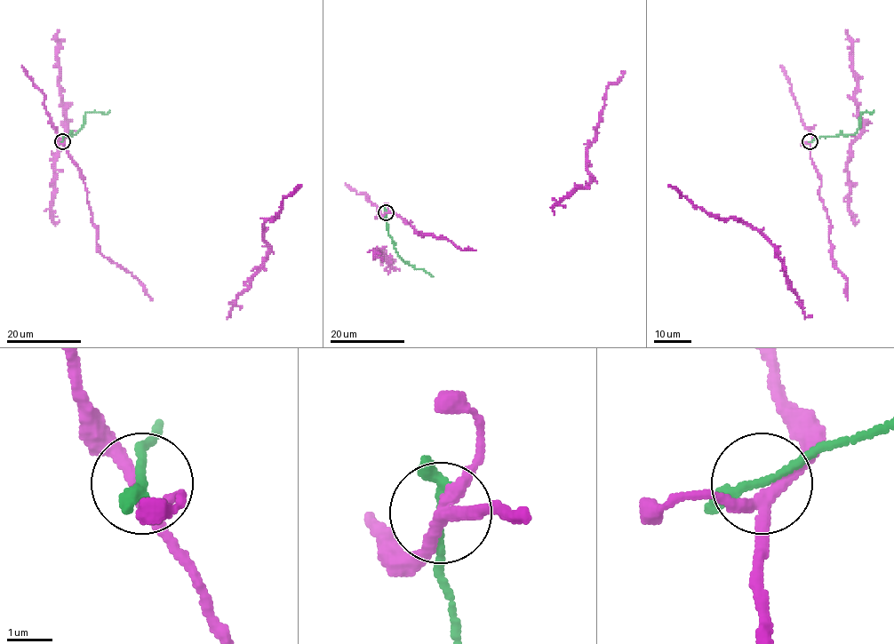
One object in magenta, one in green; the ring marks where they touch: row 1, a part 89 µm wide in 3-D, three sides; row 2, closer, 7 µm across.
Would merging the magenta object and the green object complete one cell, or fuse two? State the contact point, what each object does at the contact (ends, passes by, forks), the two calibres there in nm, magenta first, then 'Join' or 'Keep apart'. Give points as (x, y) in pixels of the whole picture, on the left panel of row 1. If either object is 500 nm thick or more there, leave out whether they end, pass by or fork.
Place: (62, 141). At the ring magenta forks. At the ring green passes by. Thickness 240 nm (magenta) against 180 nm. Keep apart

